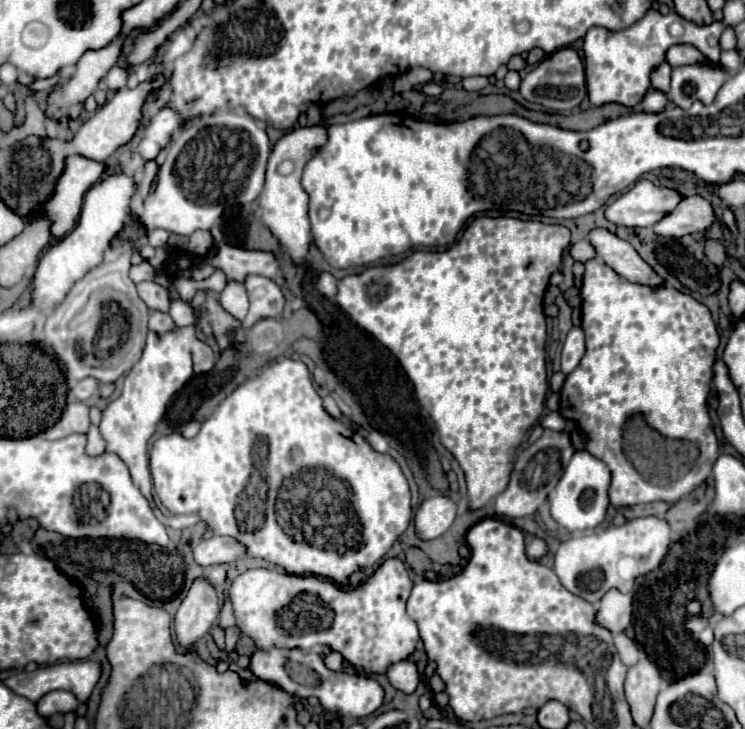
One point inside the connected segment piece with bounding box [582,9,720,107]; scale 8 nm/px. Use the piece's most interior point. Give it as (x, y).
(618, 63)

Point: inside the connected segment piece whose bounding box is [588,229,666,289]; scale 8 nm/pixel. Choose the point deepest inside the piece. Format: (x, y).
(619, 254)

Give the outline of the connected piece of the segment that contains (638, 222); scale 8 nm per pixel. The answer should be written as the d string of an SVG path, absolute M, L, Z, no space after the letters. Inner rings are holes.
M640 179L606 207L606 219L622 227L654 227L684 199L678 189Z

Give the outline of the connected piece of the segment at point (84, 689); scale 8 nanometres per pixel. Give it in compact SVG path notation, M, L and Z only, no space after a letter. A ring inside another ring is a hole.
M82 661L82 663L56 663L50 667L40 667L32 673L14 673L4 685L14 693L30 701L38 701L44 693L54 689L72 691L79 703L87 703L96 679L100 677L100 663Z

